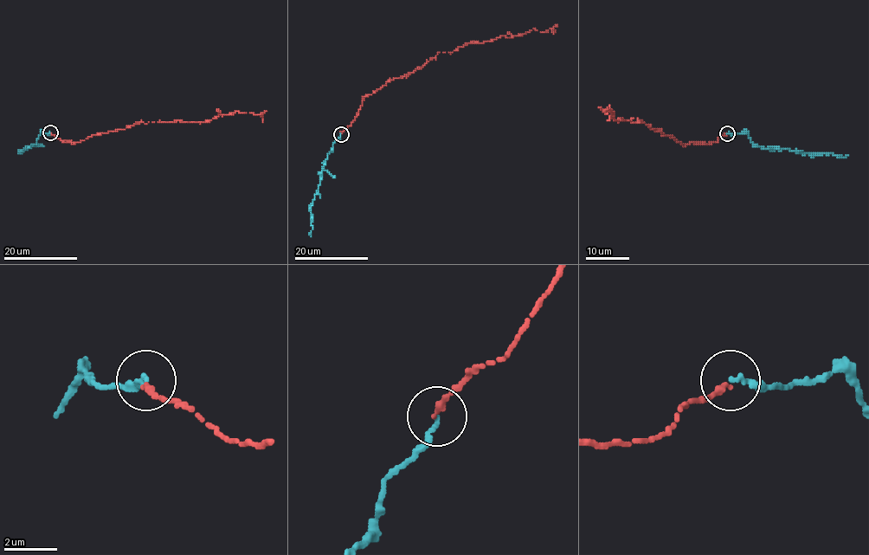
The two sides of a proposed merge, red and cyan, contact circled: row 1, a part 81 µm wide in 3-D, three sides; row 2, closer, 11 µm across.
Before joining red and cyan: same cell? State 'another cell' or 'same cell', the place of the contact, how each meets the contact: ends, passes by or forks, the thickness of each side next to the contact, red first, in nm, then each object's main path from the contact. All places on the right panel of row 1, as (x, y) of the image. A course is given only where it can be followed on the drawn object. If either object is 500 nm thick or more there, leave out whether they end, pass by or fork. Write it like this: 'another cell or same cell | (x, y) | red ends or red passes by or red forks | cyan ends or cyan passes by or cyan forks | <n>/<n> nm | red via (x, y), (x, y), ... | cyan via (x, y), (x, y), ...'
same cell | (727, 133) | red ends | cyan ends | 240/180 nm | red via (727, 134), (711, 144), (684, 145), (641, 121), (612, 119), (608, 108), (608, 121) | cyan via (727, 132), (745, 132), (750, 140), (762, 148), (816, 154), (831, 152), (844, 157), (848, 154)

